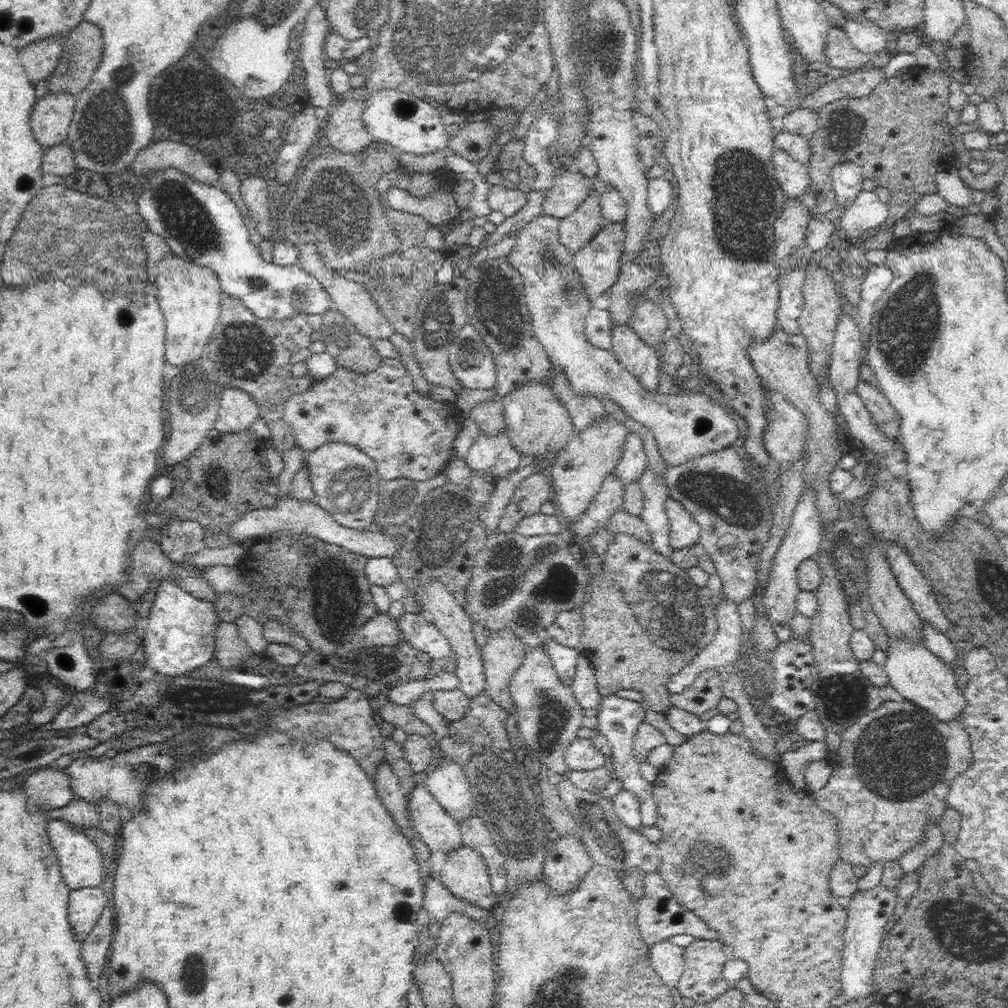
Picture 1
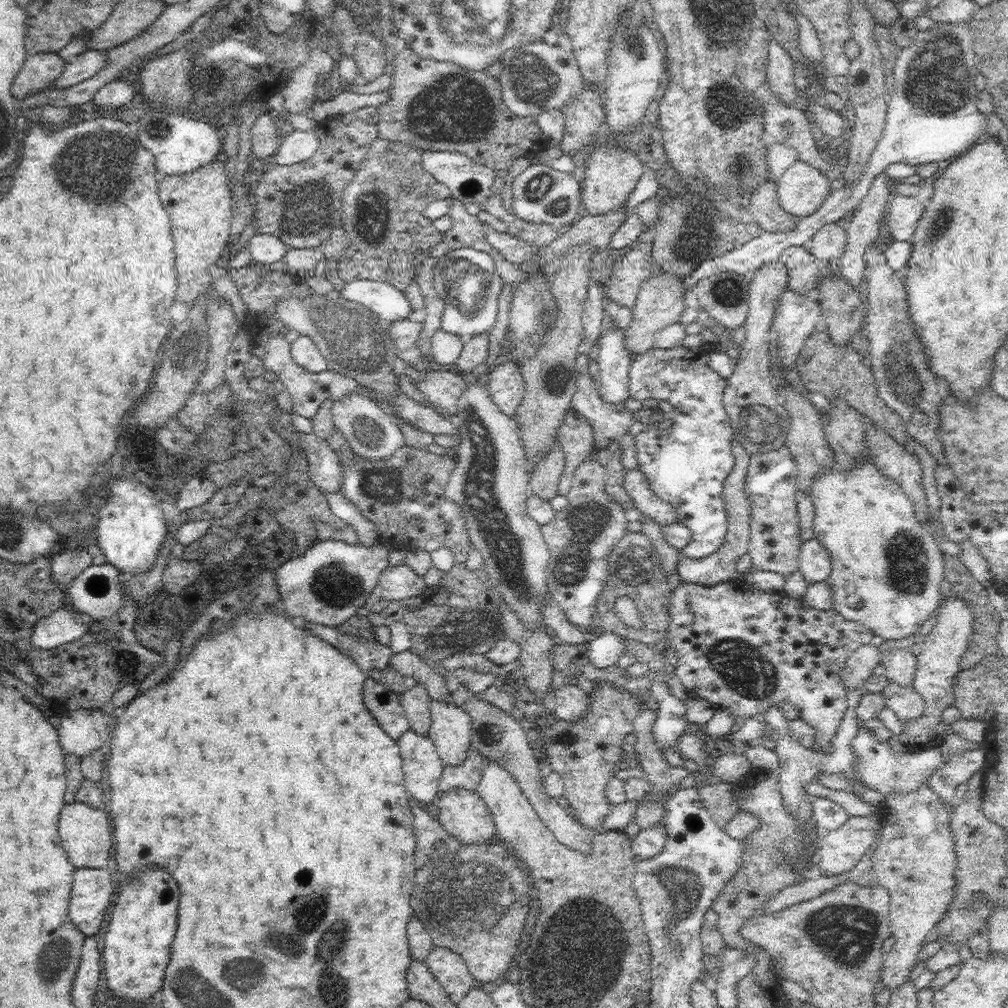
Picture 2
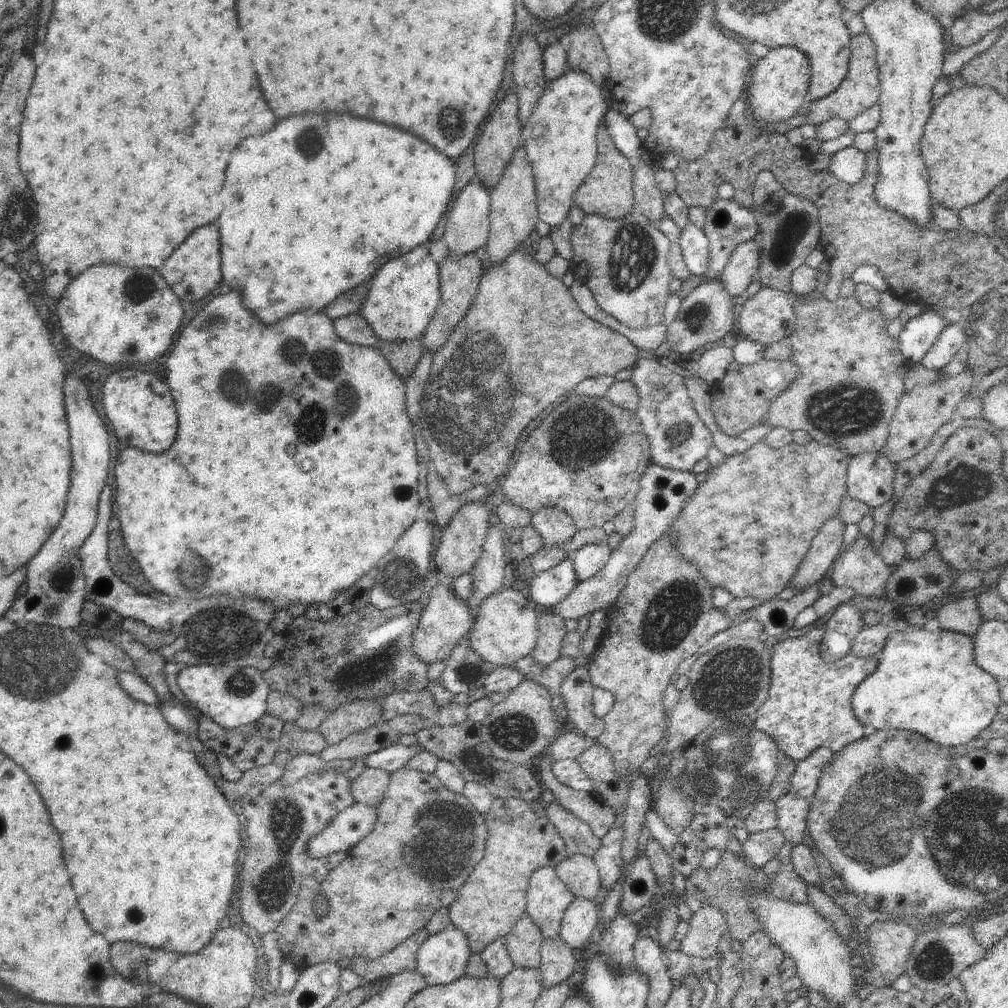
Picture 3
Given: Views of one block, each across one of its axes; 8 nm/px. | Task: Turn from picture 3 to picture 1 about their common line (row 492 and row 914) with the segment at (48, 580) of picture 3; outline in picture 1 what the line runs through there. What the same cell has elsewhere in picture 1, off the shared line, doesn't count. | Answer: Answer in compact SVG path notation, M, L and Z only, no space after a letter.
M84 887L69 891L68 920L75 939L82 942L94 928L108 897L99 887Z

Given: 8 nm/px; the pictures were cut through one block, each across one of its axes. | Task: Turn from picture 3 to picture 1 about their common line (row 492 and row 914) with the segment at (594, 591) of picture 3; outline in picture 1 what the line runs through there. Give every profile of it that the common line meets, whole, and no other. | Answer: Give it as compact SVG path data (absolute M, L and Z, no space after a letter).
M658 870L647 874L644 882L645 895L637 901L637 923L643 941L650 948L657 942L667 940L671 936L676 936L676 934L690 934L696 939L719 940L716 930L712 930L699 916L696 916L691 910L675 900L675 896Z

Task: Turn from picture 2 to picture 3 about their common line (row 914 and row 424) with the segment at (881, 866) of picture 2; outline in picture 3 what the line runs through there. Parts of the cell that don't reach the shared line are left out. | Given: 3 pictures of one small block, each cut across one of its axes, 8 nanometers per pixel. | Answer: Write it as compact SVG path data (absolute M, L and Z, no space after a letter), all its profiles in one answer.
M966 368L963 372L948 376L943 375L938 383L925 385L918 383L907 394L903 394L895 410L893 419L888 427L887 443L882 454L897 463L912 458L918 451L924 450L936 431L955 417L958 403L964 399L975 383L974 371Z

